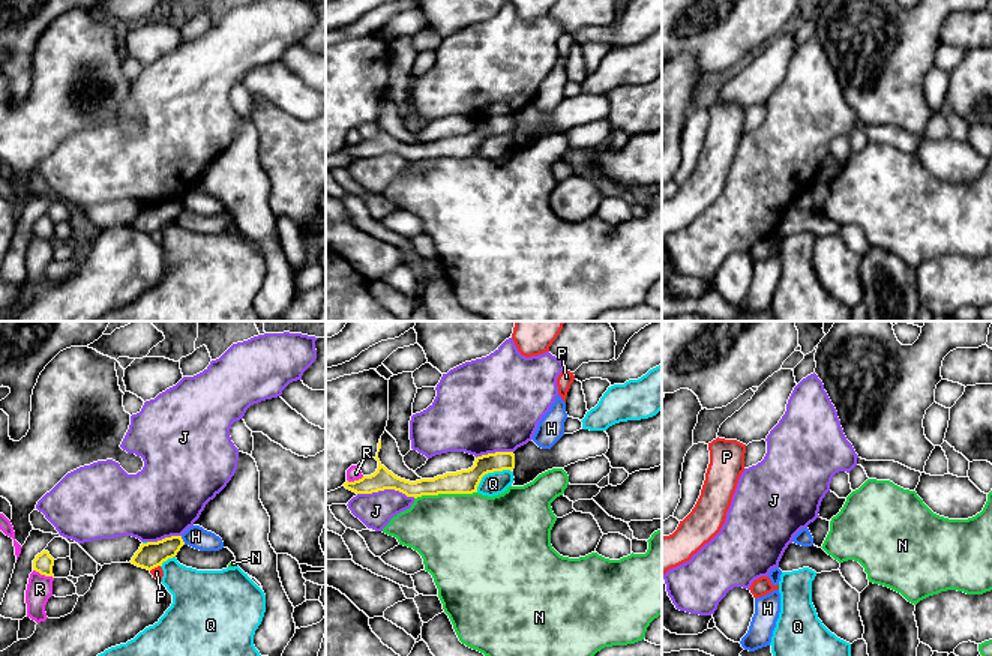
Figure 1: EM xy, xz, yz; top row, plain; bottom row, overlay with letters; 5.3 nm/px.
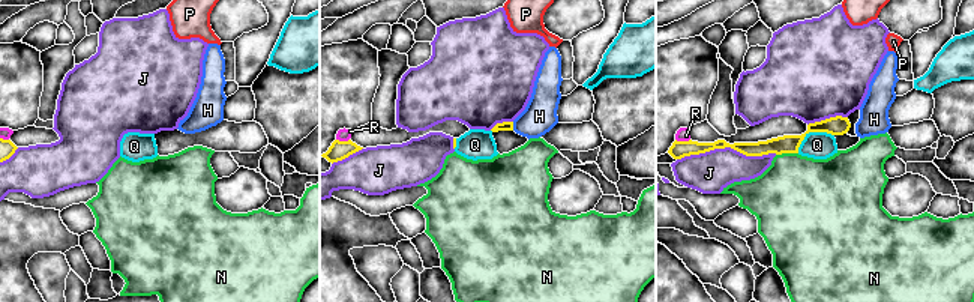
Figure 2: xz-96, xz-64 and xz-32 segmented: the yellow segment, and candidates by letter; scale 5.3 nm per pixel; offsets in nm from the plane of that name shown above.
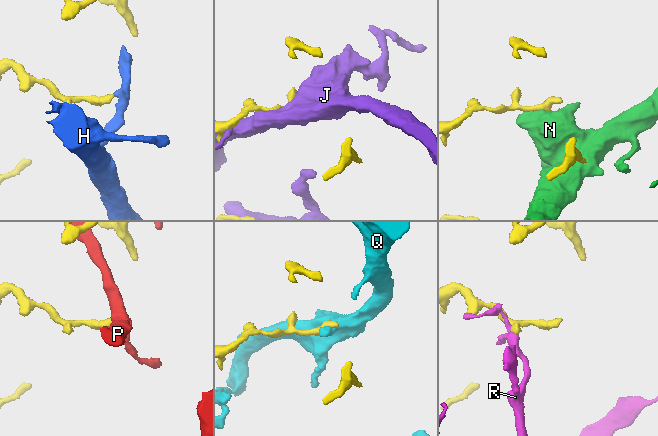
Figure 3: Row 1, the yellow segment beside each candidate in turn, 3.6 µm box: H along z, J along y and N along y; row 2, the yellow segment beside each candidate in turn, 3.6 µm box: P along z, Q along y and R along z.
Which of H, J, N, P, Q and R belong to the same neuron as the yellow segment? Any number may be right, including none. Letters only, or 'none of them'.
none of them

